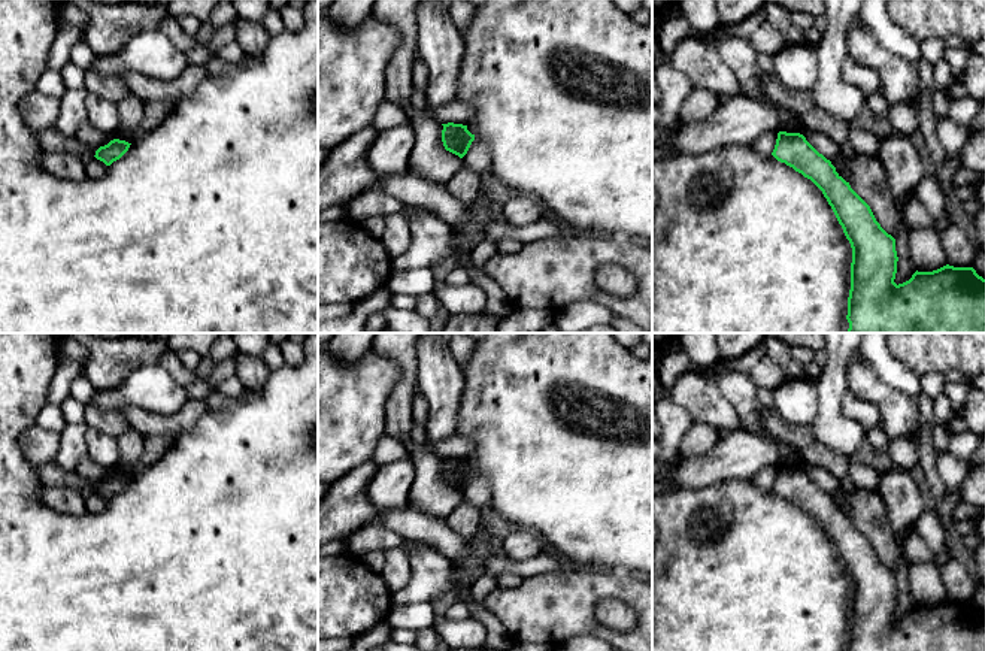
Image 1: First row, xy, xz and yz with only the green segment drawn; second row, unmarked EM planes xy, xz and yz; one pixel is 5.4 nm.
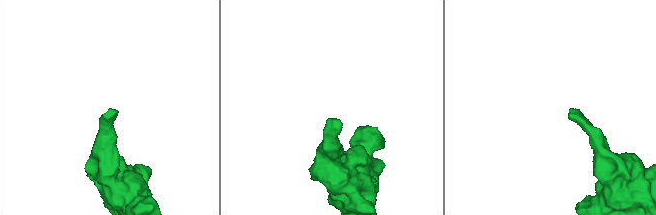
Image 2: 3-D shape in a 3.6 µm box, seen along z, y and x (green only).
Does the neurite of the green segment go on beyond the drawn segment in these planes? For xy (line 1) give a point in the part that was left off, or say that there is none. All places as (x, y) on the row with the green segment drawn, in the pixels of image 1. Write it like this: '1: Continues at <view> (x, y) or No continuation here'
1: No continuation here

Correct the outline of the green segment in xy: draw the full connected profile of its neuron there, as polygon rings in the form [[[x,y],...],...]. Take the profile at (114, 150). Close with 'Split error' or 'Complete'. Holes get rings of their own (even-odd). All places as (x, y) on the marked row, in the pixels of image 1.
[[[119,139],[110,140],[107,145],[100,146],[96,151],[96,158],[110,166],[113,161],[119,160],[130,148],[131,143]]]. Complete

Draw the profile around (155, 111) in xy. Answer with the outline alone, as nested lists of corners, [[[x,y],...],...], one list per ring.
[[[151,100],[143,103],[143,119],[136,131],[119,130],[115,134],[106,137],[100,145],[104,146],[113,139],[125,140],[133,143],[139,136],[154,130],[160,122],[173,110],[175,103],[169,100]]]

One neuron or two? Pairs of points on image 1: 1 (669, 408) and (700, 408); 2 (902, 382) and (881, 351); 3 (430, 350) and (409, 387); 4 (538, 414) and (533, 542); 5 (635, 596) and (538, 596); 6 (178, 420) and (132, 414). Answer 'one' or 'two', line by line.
1: two
2: one
3: two
4: two
5: one
6: one

